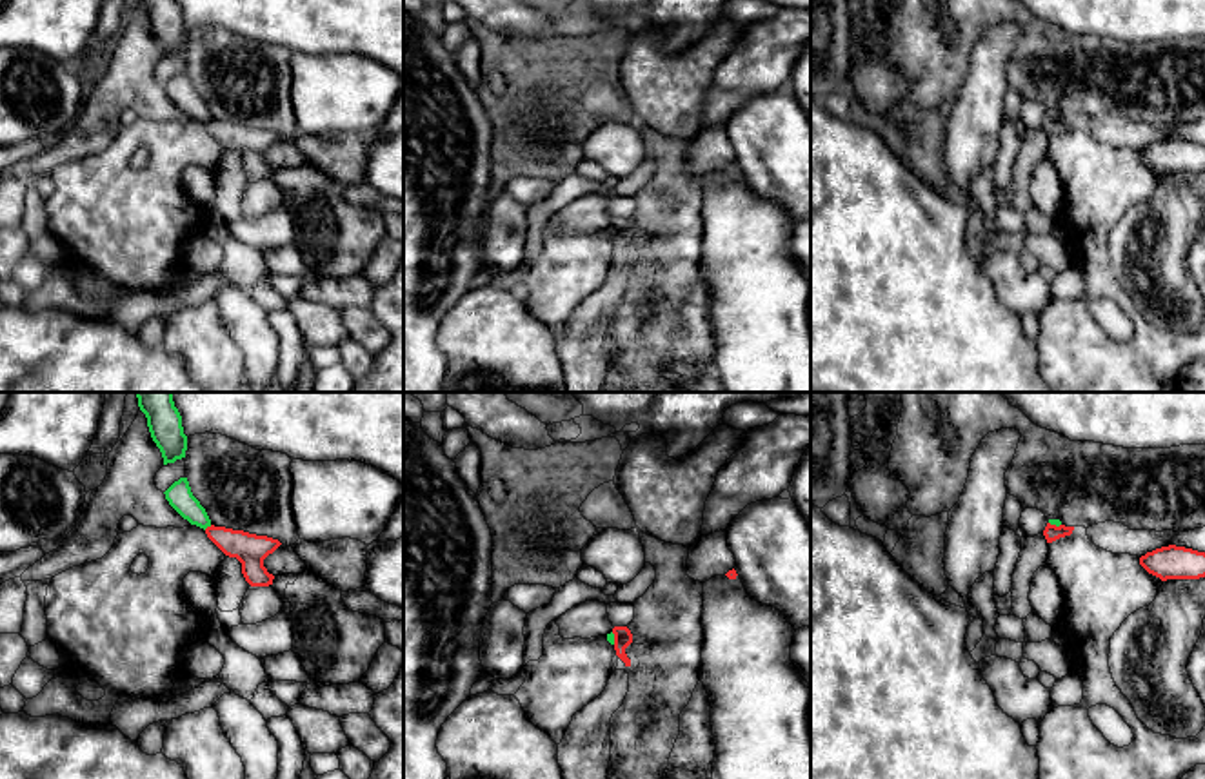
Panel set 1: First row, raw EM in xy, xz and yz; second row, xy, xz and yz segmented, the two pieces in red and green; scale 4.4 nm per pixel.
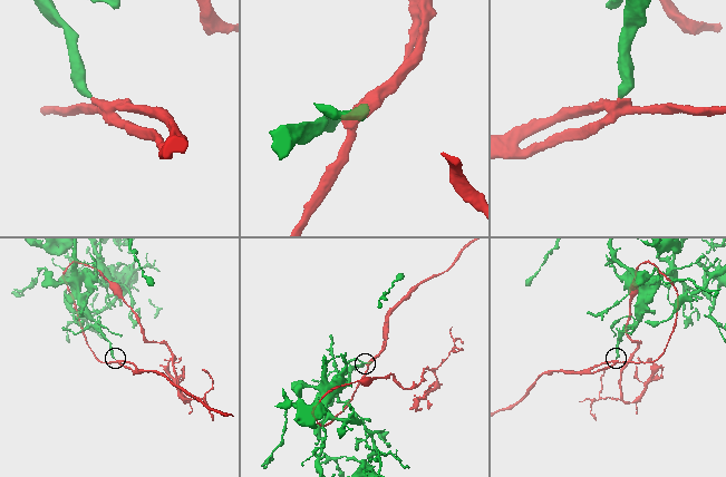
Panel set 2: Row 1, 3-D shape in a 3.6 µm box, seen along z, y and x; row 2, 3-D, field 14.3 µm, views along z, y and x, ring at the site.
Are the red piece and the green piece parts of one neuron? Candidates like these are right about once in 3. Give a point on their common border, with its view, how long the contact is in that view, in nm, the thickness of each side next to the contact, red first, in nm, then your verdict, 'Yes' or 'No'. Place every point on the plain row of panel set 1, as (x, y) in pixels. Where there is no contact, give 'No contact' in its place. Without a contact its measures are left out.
Touches red at xy (208, 120). Shared border 40 nm. Thickness 140 nm (red) against 110 nm. No

